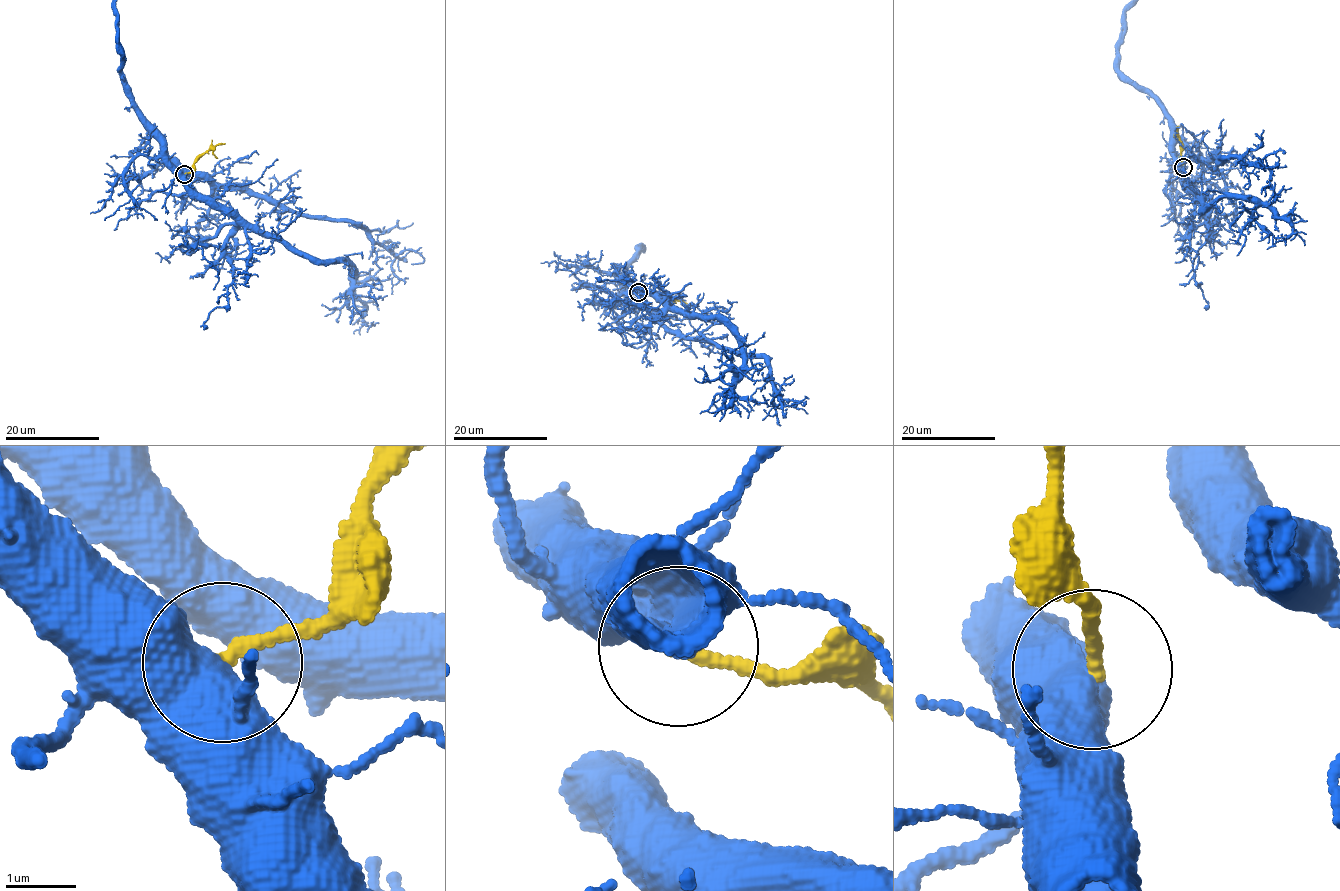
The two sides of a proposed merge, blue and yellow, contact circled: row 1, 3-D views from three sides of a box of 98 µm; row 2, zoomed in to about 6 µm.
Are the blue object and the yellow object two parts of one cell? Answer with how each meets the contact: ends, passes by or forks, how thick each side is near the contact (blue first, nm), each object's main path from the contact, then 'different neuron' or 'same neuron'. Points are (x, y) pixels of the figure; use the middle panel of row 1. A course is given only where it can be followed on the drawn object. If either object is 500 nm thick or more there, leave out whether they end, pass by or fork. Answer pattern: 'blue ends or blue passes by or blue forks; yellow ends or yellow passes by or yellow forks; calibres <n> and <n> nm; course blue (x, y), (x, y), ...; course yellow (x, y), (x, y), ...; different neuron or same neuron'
calibres 700 and 180 nm; different neuron

